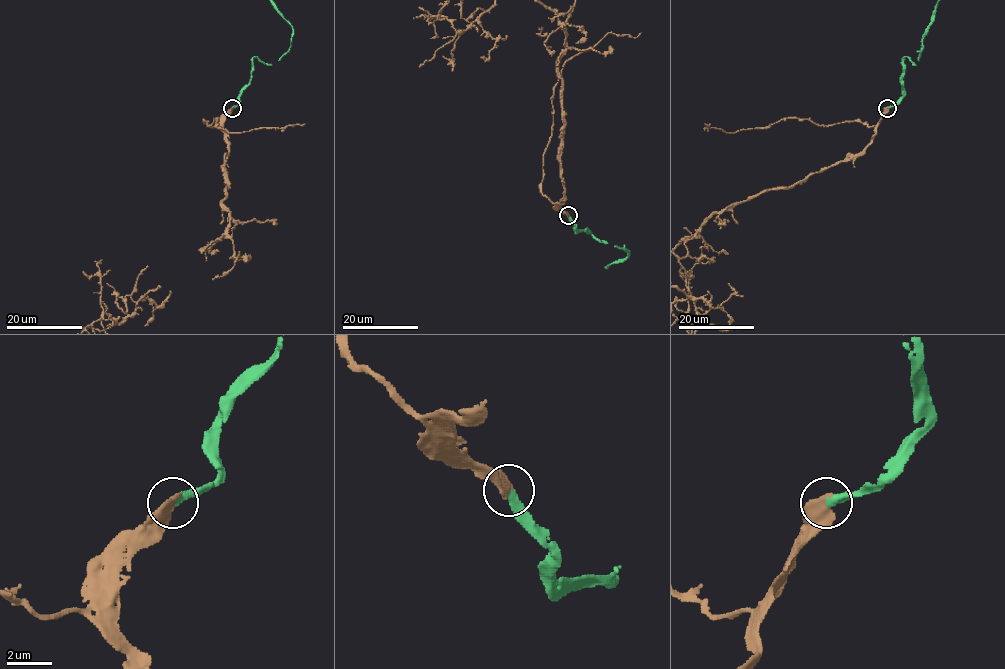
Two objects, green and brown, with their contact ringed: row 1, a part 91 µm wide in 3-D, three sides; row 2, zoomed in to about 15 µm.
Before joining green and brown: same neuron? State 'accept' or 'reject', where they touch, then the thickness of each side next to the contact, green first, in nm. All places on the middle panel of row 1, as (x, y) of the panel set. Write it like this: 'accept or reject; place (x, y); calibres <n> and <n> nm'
accept; place (568, 215); calibres 360 and 480 nm

